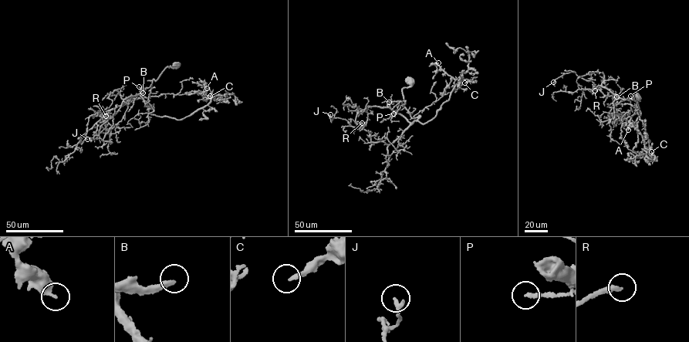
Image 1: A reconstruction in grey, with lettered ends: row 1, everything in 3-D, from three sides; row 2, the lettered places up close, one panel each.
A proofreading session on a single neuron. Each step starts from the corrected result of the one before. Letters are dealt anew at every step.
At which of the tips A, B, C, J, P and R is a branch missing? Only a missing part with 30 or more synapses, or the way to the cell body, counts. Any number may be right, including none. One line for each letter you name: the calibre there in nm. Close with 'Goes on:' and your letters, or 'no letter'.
B: calibre 280 nm
P: calibre 190 nm
Goes on: B, P

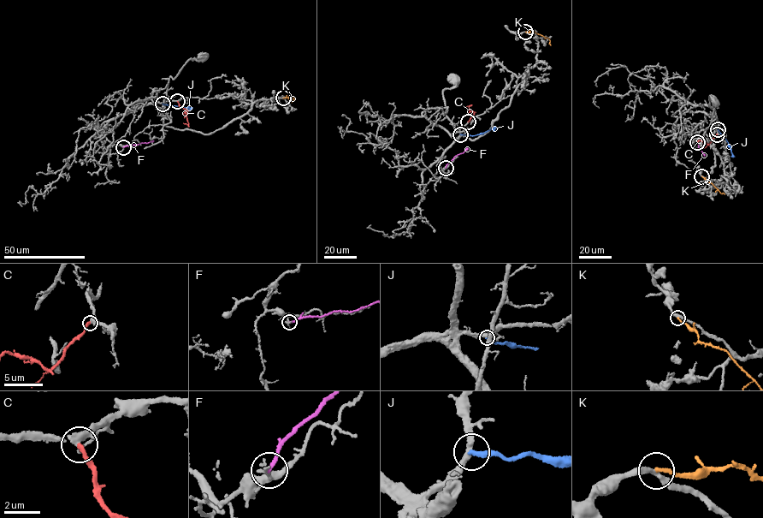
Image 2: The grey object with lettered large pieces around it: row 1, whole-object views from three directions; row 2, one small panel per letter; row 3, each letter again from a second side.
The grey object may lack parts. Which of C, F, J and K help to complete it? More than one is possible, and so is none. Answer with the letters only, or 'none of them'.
C

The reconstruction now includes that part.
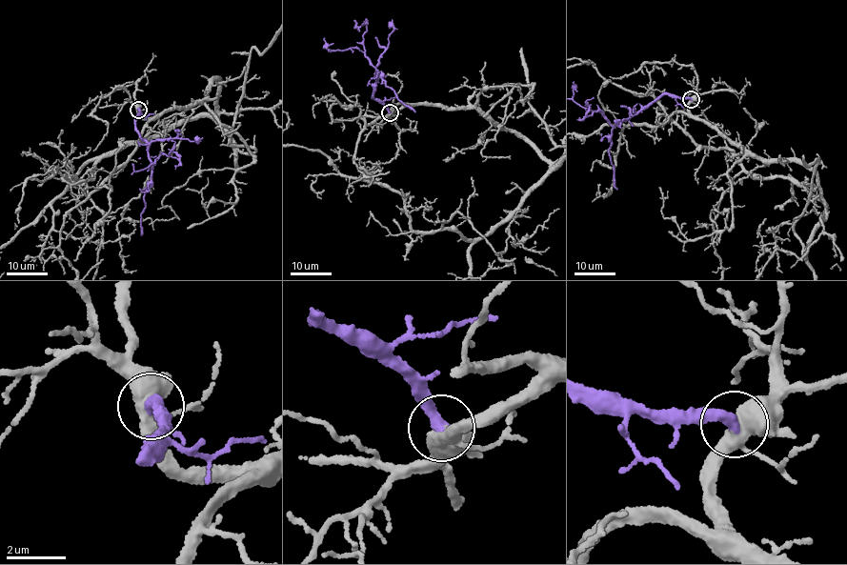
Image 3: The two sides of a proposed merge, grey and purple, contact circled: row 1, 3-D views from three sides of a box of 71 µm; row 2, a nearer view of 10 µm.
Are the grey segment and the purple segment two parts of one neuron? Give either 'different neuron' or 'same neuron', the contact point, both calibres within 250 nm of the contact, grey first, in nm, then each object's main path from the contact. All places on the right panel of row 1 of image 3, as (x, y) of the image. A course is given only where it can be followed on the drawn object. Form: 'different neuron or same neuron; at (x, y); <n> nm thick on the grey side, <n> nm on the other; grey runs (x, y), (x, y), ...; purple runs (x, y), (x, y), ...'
same neuron; at (691, 99); 480 nm thick on the grey side, 440 nm on the other; purple runs (691, 99), (665, 94), (614, 126), (600, 111), (585, 108), (573, 98), (574, 81)

